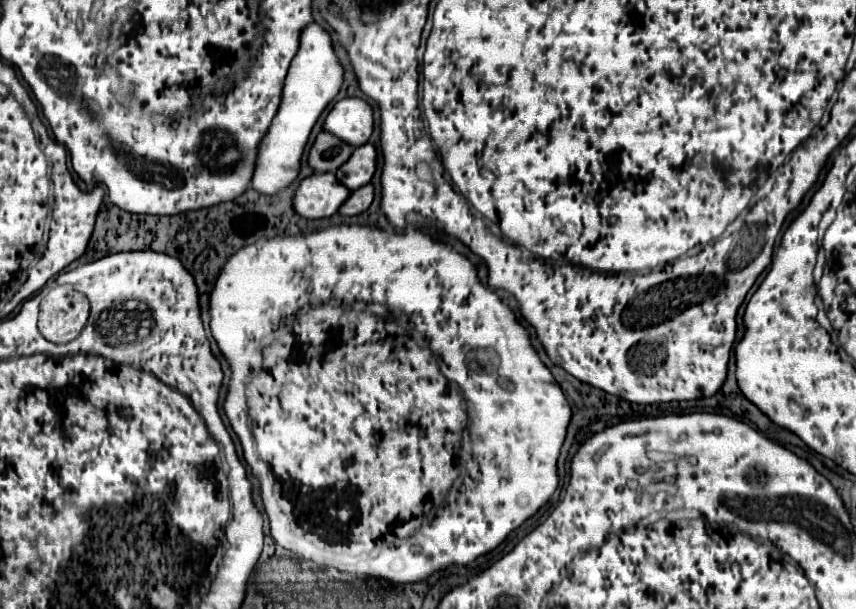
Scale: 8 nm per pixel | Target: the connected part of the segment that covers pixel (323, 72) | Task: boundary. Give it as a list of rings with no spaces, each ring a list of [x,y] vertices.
[[[310,23],[302,31],[300,51],[296,53],[296,59],[292,59],[280,111],[272,121],[272,127],[264,137],[264,143],[260,143],[260,159],[256,161],[256,171],[252,179],[252,187],[256,191],[264,195],[274,195],[286,189],[298,177],[302,153],[308,143],[310,131],[316,125],[322,111],[328,107],[328,103],[338,95],[342,81],[344,81],[344,67],[338,59],[330,33],[316,23]]]

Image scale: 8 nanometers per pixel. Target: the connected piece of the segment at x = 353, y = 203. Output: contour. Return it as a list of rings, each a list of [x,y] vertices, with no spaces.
[[[364,185],[356,191],[352,191],[352,195],[348,197],[348,201],[340,207],[342,215],[358,215],[364,213],[374,201],[374,185]]]

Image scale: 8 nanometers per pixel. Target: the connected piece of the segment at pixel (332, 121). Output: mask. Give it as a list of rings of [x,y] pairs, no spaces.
[[[346,97],[328,113],[324,129],[346,143],[352,143],[352,147],[364,145],[374,131],[372,107],[360,97]]]

